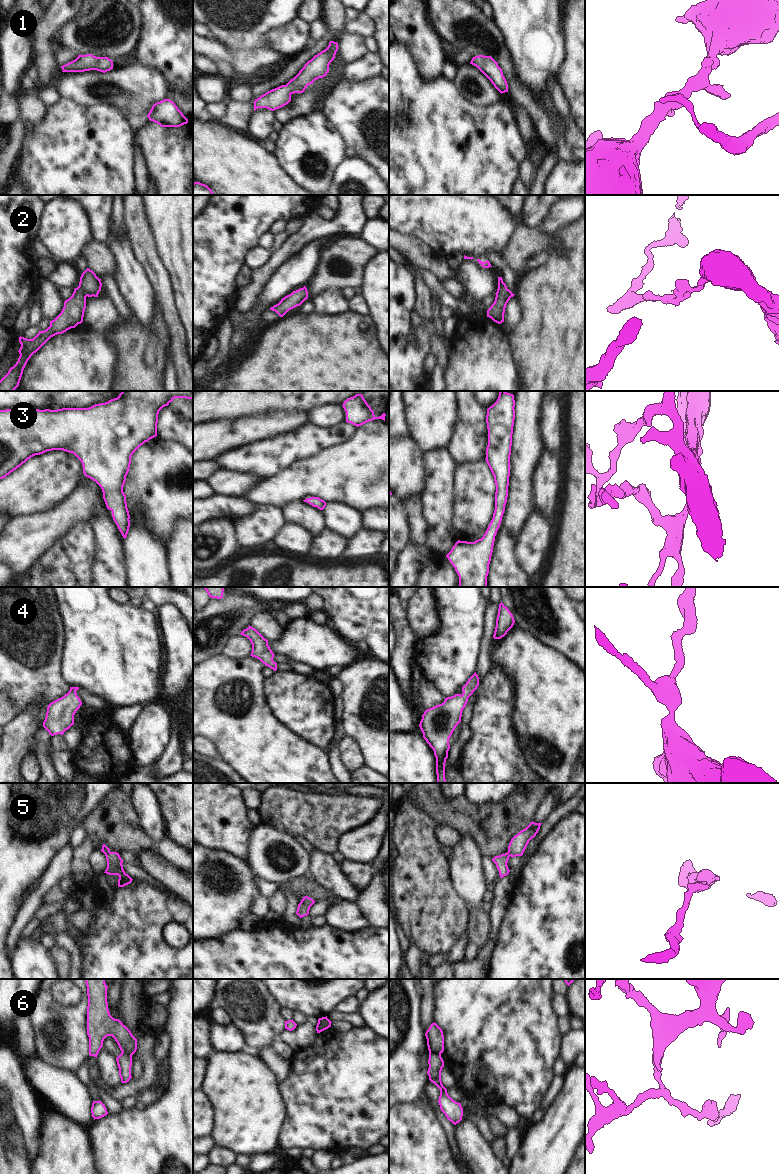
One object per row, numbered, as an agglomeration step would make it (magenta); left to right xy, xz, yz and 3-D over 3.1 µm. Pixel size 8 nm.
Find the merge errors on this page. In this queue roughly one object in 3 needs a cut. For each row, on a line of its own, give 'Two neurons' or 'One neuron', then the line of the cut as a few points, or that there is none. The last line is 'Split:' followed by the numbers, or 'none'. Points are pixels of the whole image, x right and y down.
1: One neuron. No split
2: One neuron. No split
3: One neuron. No split
4: One neuron. No split
5: One neuron. No split
6: Two neurons. Split along yz (429, 1051), (440, 1054)
Split: 6

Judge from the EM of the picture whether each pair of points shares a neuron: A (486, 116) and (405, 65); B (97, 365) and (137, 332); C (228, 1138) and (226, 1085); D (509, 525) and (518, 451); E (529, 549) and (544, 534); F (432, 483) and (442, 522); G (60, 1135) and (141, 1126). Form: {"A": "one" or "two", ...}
{"A": "one", "B": "two", "C": "one", "D": "one", "E": "one", "F": "one", "G": "two"}

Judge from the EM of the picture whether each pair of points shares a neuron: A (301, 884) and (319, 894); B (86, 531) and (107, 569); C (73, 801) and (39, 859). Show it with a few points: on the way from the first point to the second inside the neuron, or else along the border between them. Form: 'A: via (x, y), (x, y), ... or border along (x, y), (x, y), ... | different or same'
A: via (305, 885), (315, 890) | same
B: border along (93, 527), (97, 538), (94, 573) | different
C: via (59, 815), (54, 825), (54, 834), (43, 845) | same

